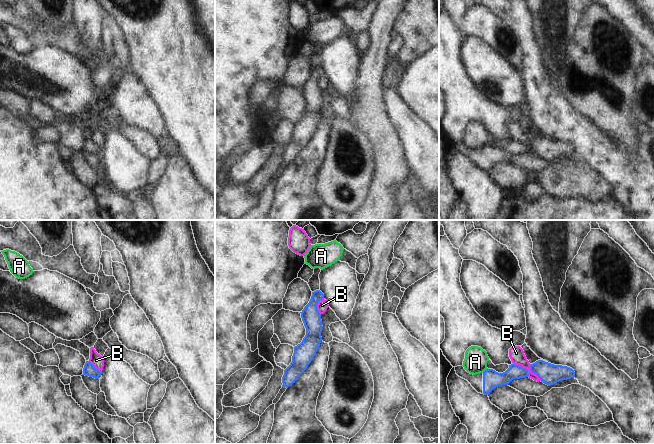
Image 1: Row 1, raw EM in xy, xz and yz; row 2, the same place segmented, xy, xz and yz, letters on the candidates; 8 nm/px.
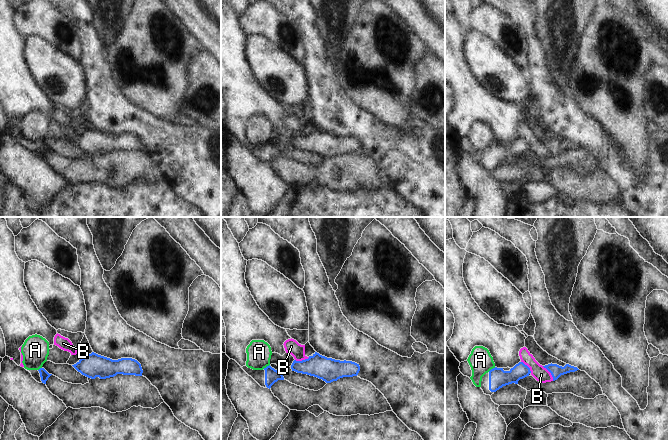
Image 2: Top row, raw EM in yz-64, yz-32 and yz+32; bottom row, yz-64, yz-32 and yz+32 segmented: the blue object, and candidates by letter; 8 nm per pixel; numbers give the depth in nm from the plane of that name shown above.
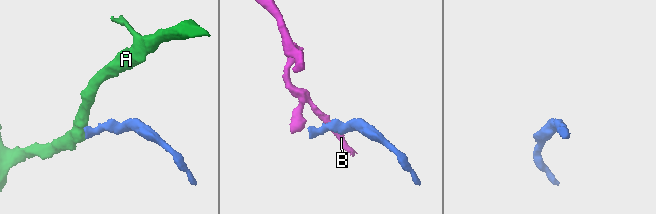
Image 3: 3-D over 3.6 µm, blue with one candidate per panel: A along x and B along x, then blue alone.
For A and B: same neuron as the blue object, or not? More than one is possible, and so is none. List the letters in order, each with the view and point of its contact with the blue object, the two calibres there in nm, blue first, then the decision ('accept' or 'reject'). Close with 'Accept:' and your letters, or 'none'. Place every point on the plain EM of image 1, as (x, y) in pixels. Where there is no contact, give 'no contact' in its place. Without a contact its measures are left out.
A: yz (485, 146) | 140/190 nm | reject
B: yz (526, 145) | 110/120 nm | reject
Accept: none

